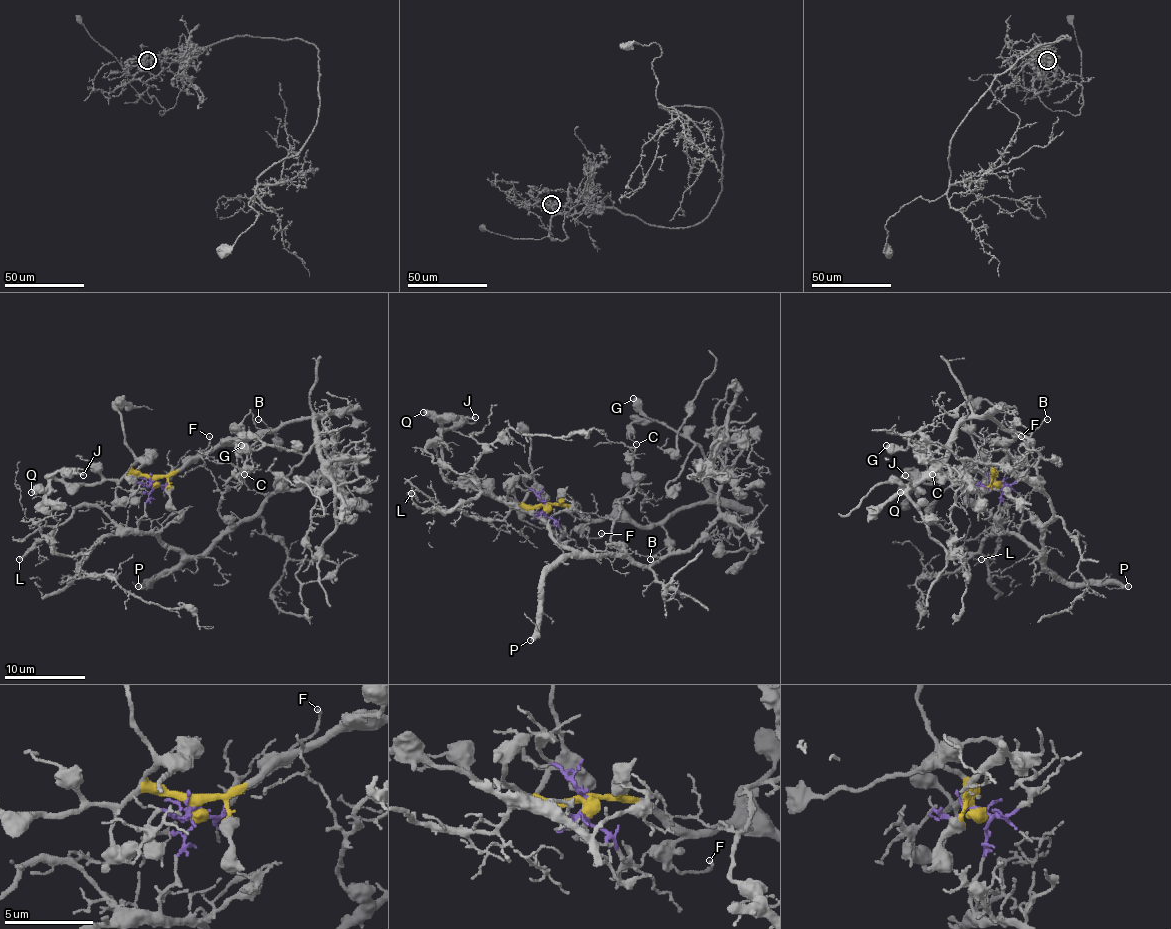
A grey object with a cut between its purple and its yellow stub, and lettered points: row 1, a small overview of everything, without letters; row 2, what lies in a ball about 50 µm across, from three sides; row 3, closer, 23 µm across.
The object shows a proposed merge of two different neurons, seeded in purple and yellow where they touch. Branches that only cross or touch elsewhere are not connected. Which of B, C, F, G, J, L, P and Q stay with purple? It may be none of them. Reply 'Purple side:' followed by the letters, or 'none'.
Purple side: L, P

